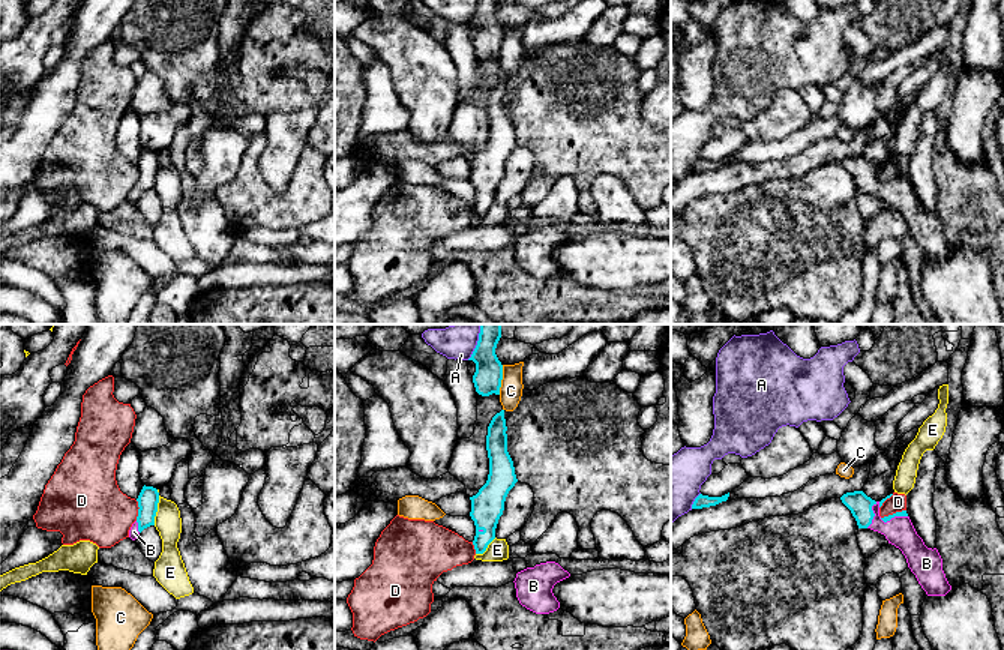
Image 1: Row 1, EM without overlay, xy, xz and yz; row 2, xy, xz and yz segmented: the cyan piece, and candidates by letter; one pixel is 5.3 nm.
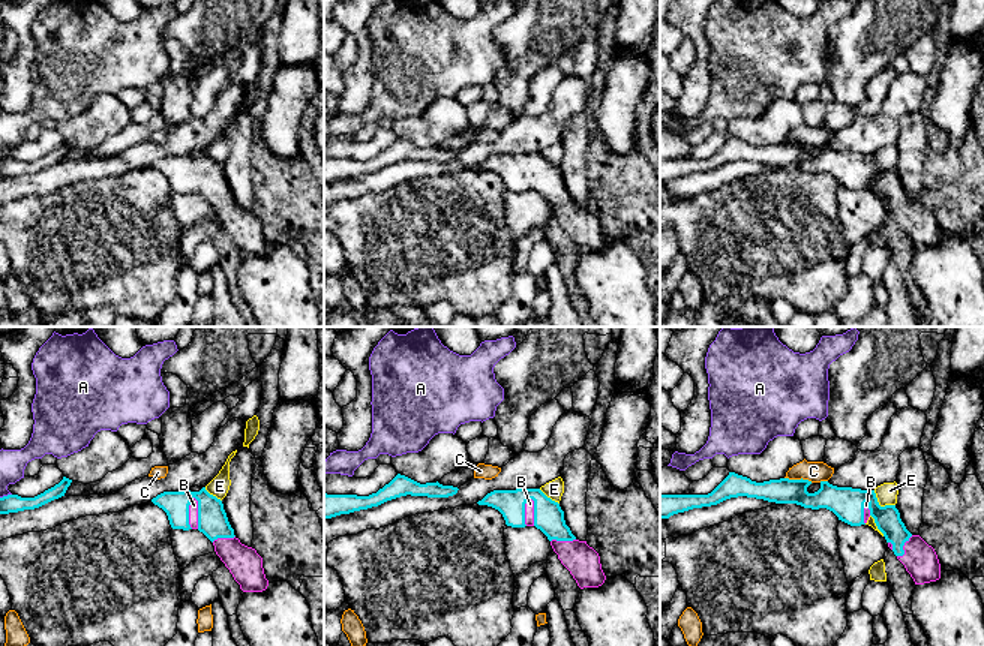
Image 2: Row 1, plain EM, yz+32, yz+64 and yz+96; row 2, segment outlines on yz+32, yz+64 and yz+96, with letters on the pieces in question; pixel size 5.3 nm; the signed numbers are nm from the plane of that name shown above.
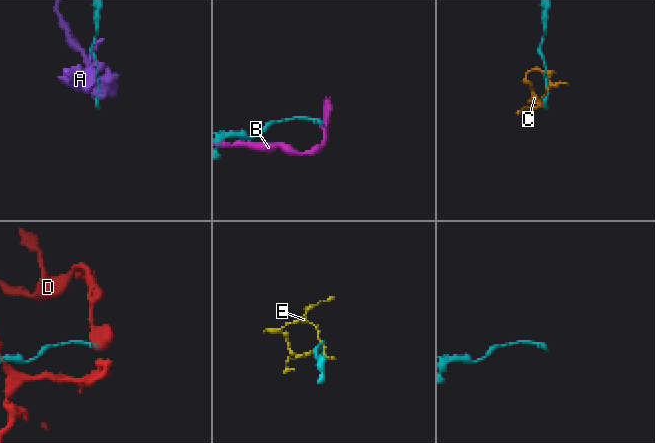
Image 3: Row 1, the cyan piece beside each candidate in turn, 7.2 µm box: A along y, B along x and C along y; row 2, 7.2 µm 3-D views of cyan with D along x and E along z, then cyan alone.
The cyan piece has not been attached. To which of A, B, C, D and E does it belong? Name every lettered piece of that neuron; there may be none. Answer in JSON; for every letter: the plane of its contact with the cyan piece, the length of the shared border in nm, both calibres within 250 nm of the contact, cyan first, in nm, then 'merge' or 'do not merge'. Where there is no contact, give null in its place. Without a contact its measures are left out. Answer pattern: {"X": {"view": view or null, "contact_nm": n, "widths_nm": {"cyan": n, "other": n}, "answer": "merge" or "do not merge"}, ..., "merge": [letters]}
{"A": {"view": "xz", "contact_nm": 140, "widths_nm": {"cyan": 150, "other": 130}, "answer": "do not merge"}, "B": {"view": "yz", "contact_nm": 160, "widths_nm": {"cyan": 120, "other": 160}, "answer": "merge"}, "C": {"view": "xz", "contact_nm": 160, "widths_nm": {"cyan": 150, "other": 120}, "answer": "do not merge"}, "D": {"view": "xy", "contact_nm": 110, "widths_nm": {"cyan": 110, "other": 360}, "answer": "do not merge"}, "E": {"view": "xy", "contact_nm": 160, "widths_nm": {"cyan": 110, "other": 140}, "answer": "do not merge"}, "merge": ["B"]}

